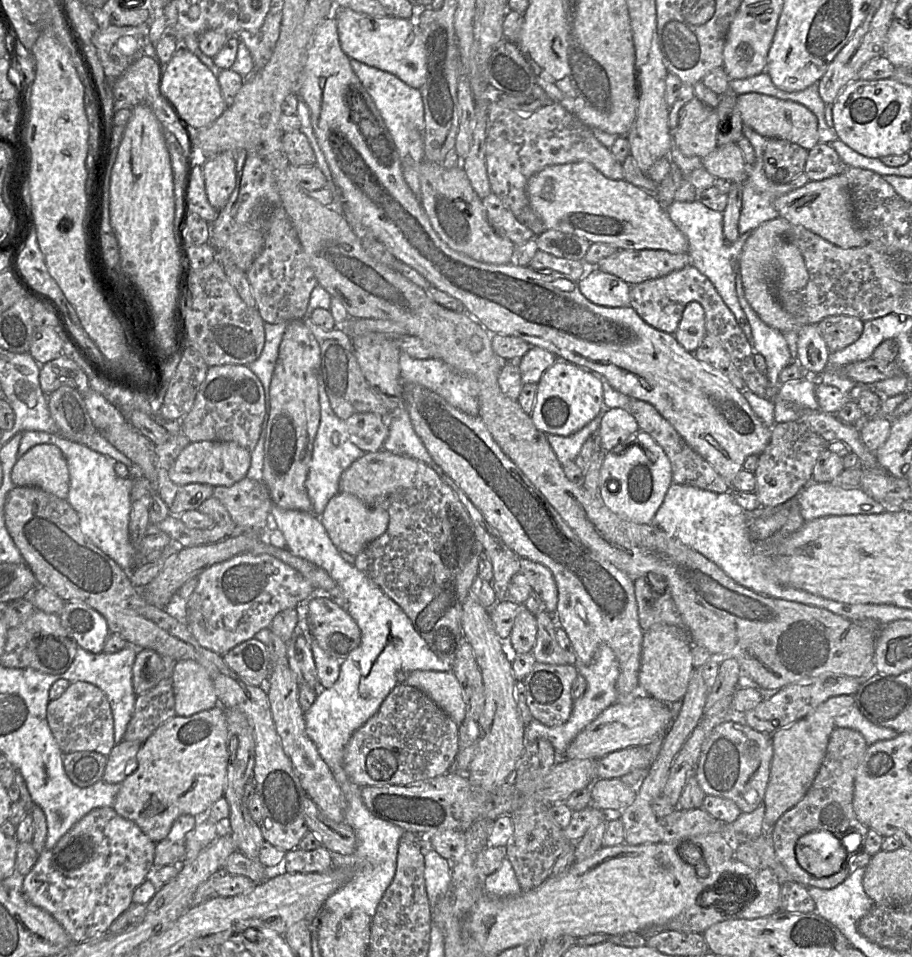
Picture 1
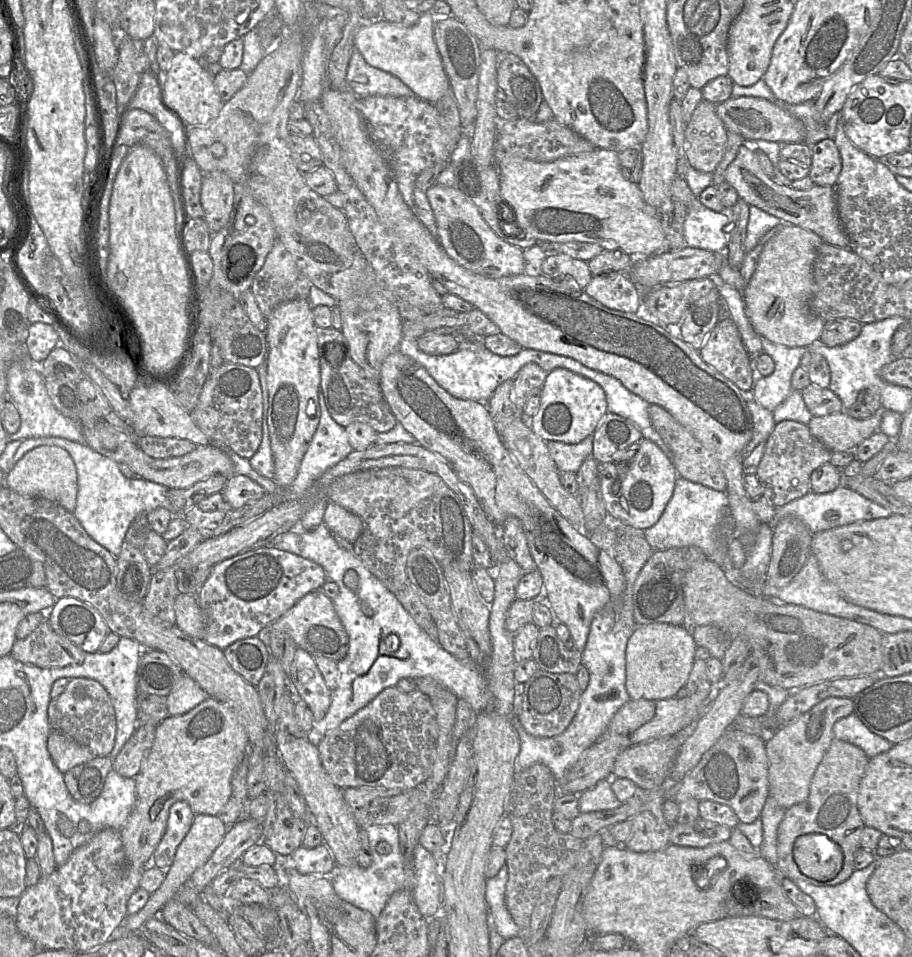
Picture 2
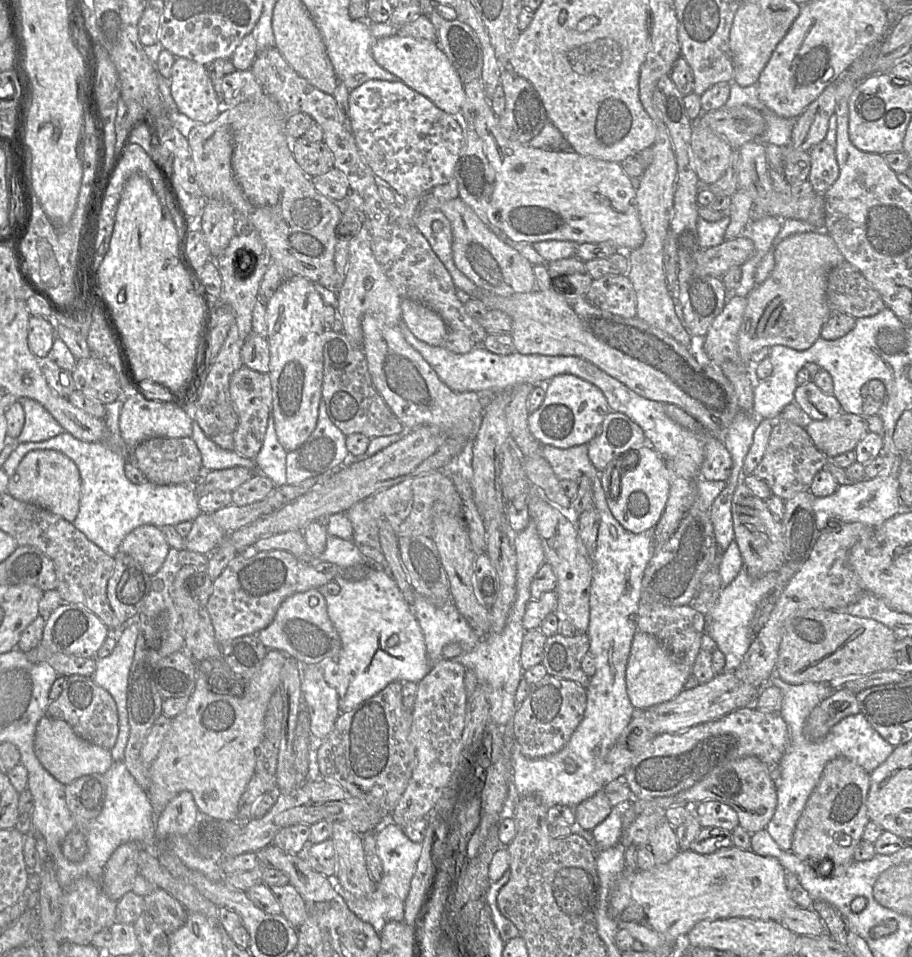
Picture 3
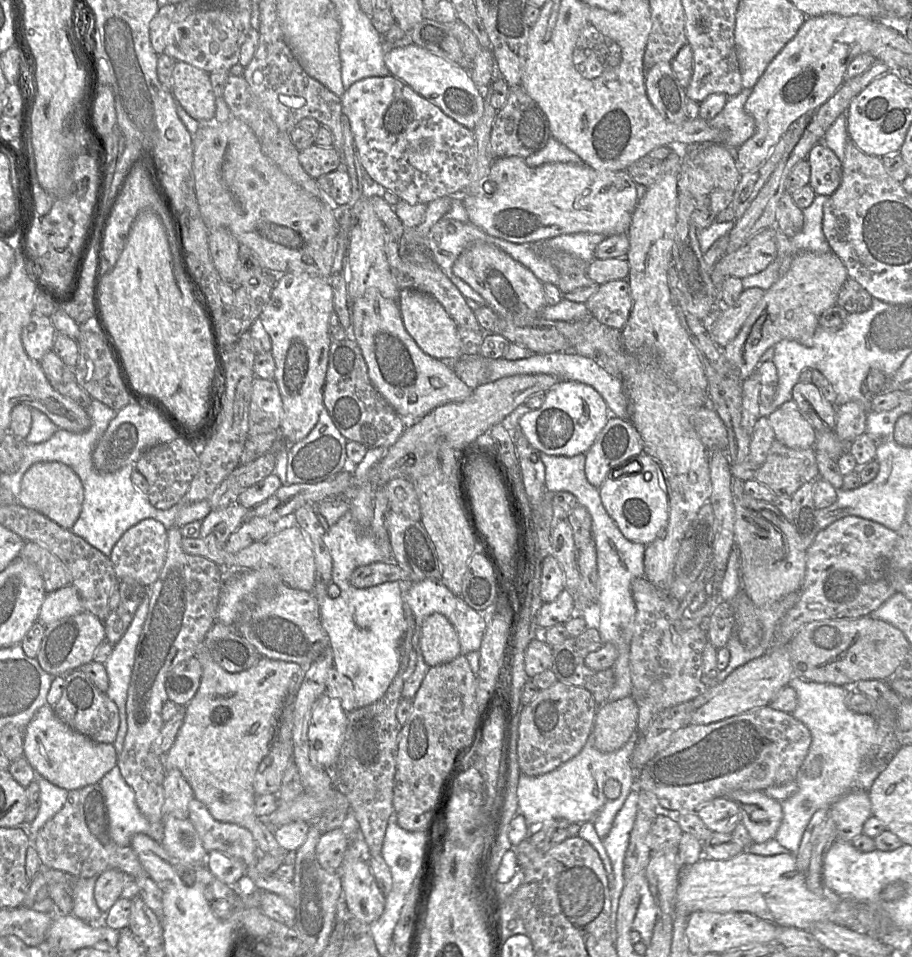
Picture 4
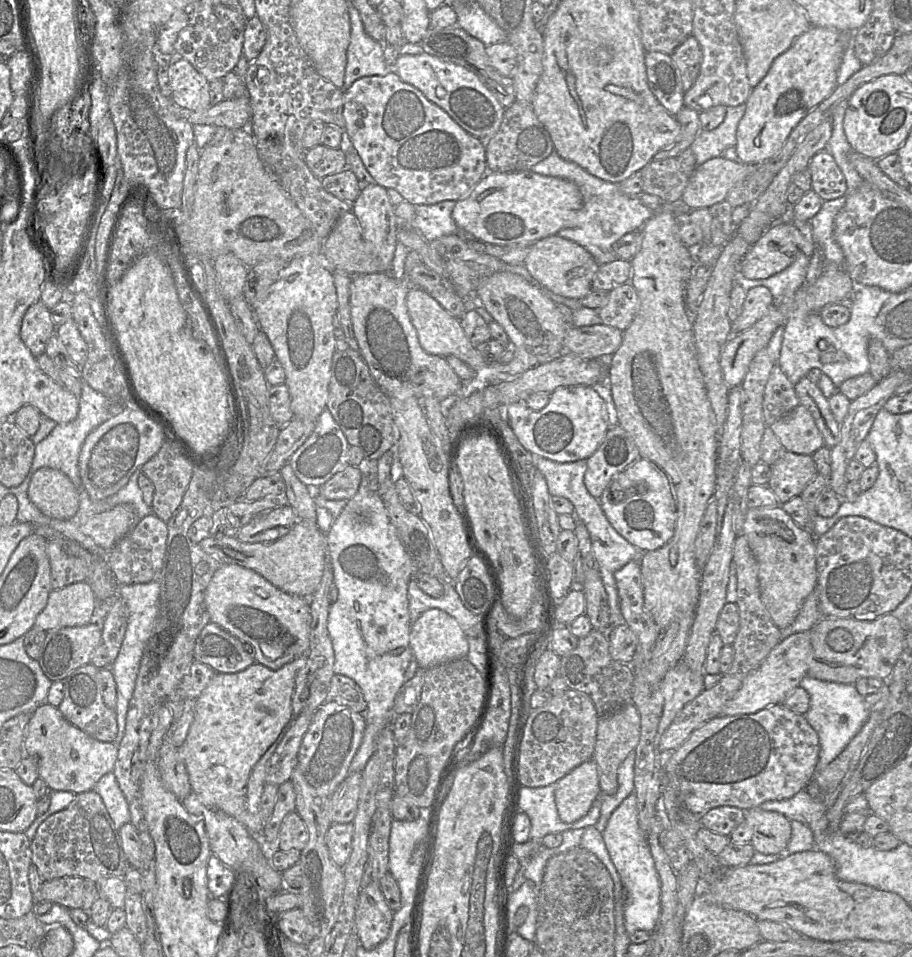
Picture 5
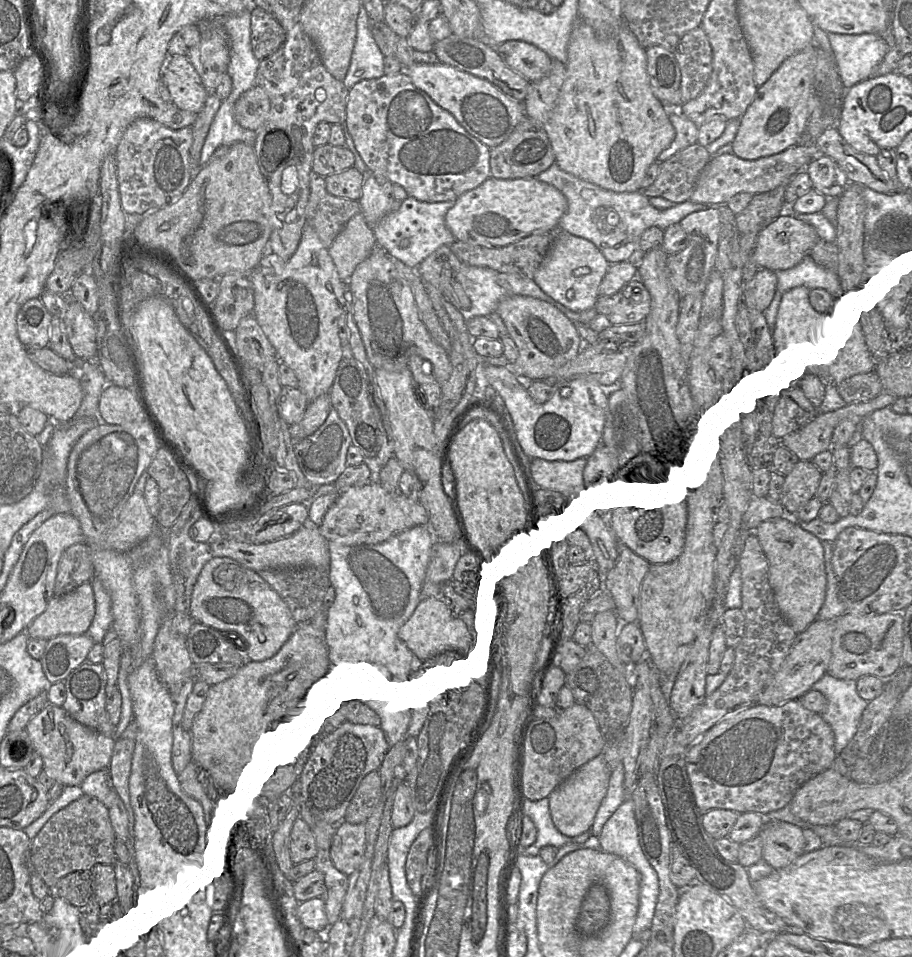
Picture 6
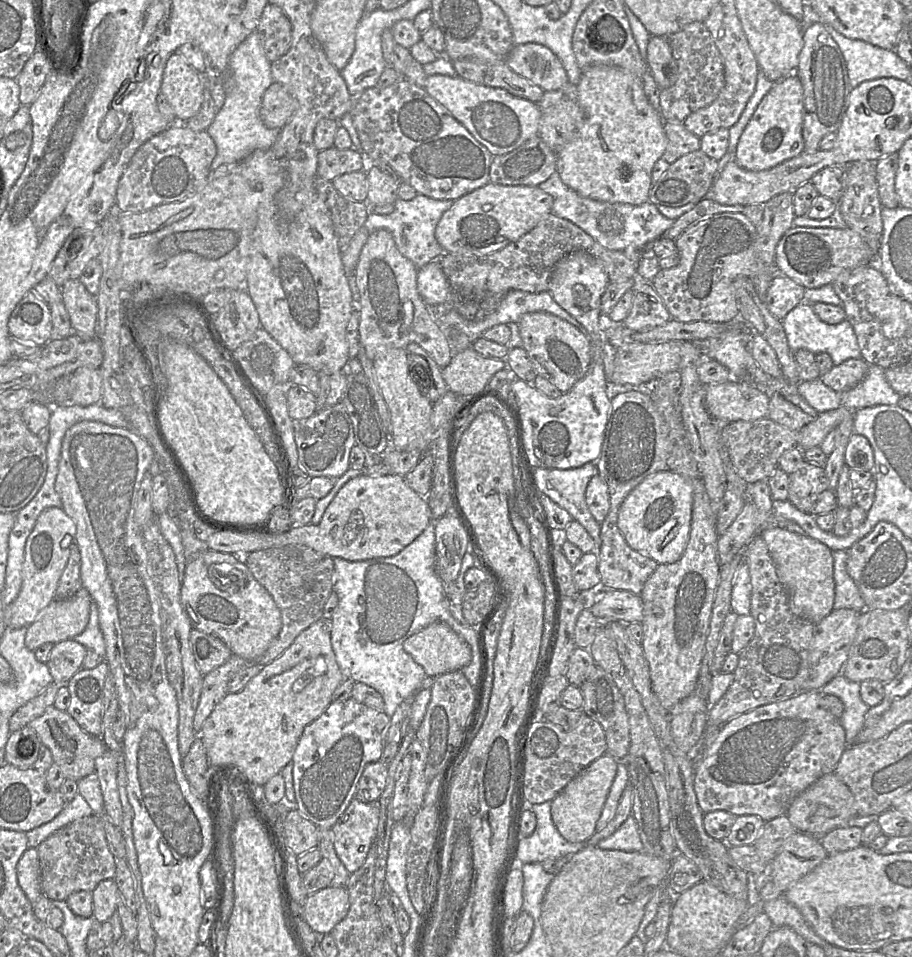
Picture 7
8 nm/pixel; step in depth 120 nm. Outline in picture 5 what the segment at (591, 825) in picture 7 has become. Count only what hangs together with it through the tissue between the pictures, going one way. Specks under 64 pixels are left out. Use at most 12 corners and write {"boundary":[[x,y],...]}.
{"boundary":[[587,760],[555,783],[564,823],[583,818],[601,793]]}

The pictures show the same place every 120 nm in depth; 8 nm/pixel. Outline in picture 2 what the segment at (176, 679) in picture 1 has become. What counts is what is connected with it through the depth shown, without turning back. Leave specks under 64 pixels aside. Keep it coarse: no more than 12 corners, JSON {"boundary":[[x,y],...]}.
{"boundary":[[184,675],[167,696],[168,715],[186,714],[208,697]]}

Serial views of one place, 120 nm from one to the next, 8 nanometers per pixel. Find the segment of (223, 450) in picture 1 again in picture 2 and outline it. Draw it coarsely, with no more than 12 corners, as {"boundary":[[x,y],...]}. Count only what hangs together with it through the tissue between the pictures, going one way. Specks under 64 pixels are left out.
{"boundary":[[104,425],[82,426],[84,443],[145,480],[186,489],[221,474],[230,457],[216,446],[152,458]]}

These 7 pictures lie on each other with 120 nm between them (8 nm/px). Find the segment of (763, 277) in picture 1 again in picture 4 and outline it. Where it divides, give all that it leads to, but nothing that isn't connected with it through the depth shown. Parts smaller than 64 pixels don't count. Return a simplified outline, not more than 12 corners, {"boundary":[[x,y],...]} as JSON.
{"boundary":[[802,251],[723,348],[744,381],[781,340],[813,346],[848,278]]}

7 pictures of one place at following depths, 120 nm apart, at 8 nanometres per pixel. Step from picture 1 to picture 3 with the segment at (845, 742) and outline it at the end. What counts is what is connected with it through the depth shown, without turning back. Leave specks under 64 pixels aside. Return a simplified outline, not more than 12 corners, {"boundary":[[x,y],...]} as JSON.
{"boundary":[[826,764],[797,821],[791,873],[818,890],[817,866],[838,877],[870,821],[870,774]]}

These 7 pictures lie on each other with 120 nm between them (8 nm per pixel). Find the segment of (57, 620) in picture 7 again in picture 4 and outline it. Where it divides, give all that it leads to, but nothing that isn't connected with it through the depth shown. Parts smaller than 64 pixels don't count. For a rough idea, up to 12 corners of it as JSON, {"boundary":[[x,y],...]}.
{"boundary":[[77,589],[47,593],[38,620],[48,626],[84,608]]}

